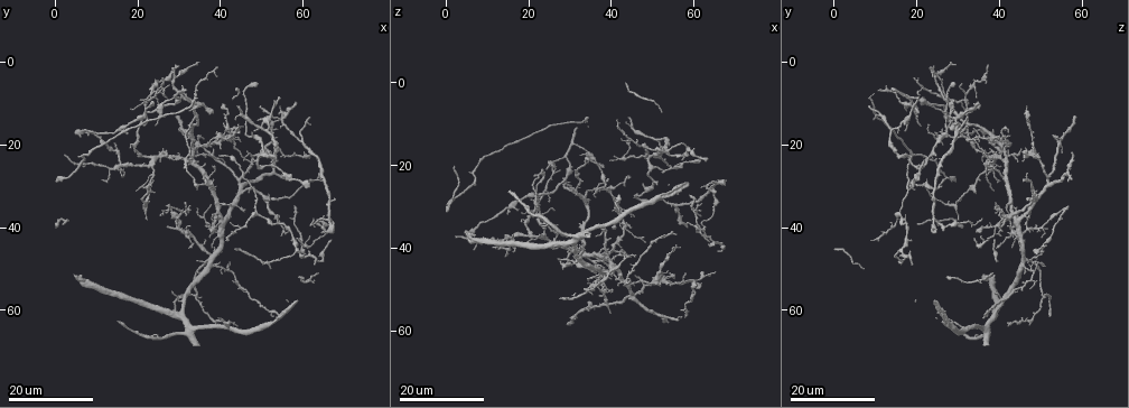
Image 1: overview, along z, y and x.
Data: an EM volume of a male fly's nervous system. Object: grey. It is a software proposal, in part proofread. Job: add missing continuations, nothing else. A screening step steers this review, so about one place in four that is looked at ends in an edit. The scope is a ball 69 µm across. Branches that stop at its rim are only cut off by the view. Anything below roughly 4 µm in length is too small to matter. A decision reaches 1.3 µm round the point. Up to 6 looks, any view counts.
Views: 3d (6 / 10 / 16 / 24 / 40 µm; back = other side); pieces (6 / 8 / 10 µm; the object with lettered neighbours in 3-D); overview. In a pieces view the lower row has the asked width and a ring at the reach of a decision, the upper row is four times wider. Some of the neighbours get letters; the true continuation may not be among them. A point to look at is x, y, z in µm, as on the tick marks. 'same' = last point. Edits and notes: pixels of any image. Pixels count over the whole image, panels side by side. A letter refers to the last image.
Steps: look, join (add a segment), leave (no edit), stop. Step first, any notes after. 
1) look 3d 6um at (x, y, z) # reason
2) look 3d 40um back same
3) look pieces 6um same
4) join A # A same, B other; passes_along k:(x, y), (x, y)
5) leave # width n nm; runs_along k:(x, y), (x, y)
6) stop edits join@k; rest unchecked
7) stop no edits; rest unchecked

look 3d 24um at (32.0, 45.0, 39.0) # thin end

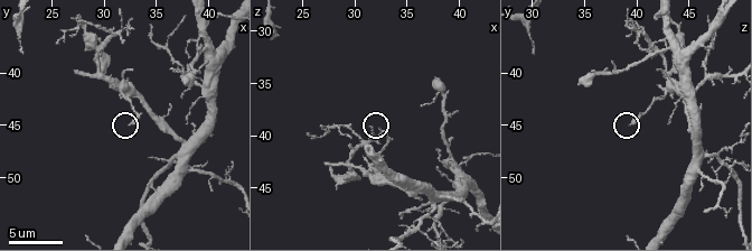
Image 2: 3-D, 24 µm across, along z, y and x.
look pieces 6um at (32.4, 44.8, 39.6)

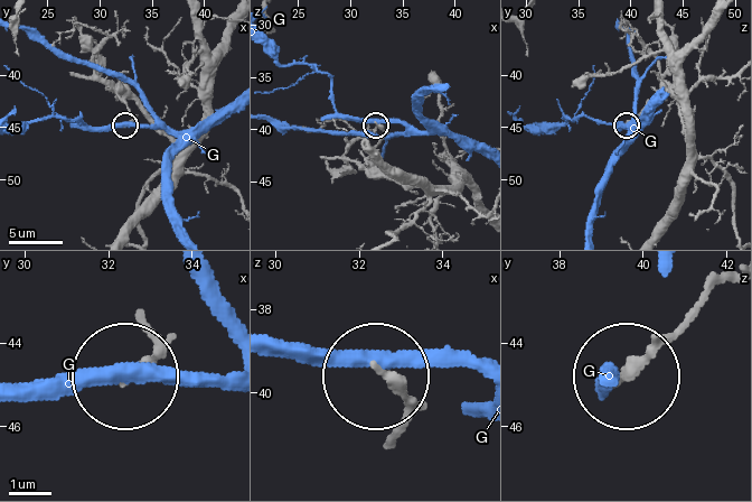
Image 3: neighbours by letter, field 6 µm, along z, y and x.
leave # G other; runs_along 3:(725, 279), (633, 372); none of them fits

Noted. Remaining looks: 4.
look 3d 16um at (35.5, 28.5, 28.0) # free end

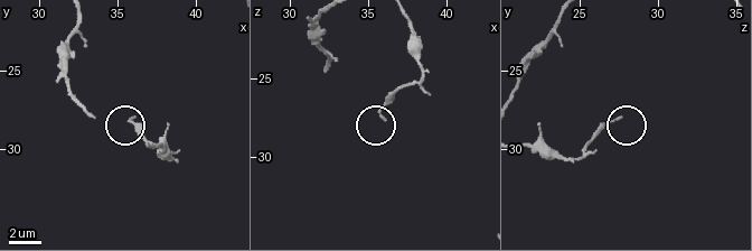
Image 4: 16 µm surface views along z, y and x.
look pieces 10um at (35.8, 28.2, 27.6) # what lies round it

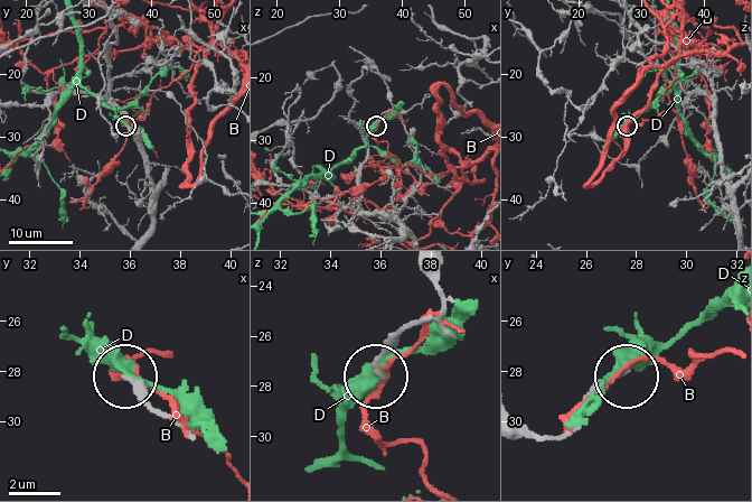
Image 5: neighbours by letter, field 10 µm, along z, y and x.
leave # B other, D other; runs_along 5:(350, 85), (365, 70), (383, 81), (392, 108), (376, 124); none of them fits

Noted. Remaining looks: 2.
look 3d 16um at (15.0, 20.5, 41.5) # an open end

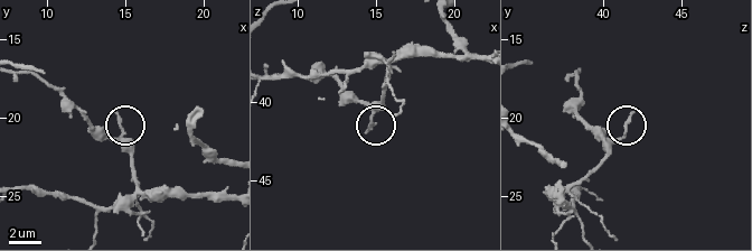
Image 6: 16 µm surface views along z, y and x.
look pieces 6um at (14.4, 19.8, 42.0)

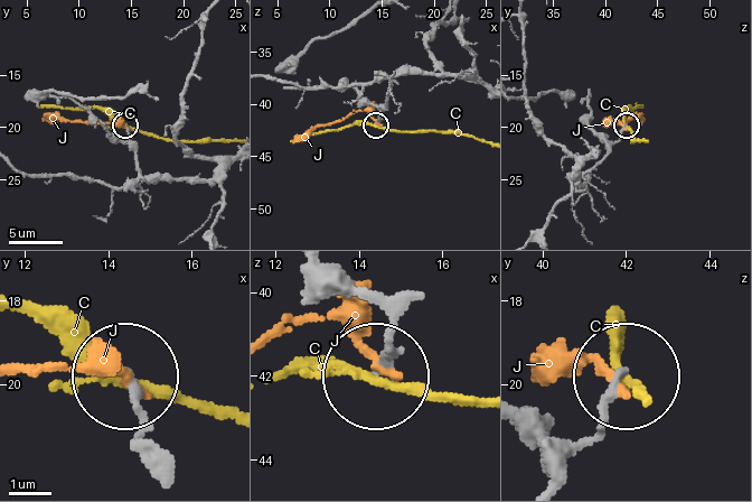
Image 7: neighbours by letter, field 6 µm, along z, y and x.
leave # width 200 nm; C other, J other; runs_along 7:(154, 458), (125, 375); none of them fits

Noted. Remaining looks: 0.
stop no edits; rest unchecked

